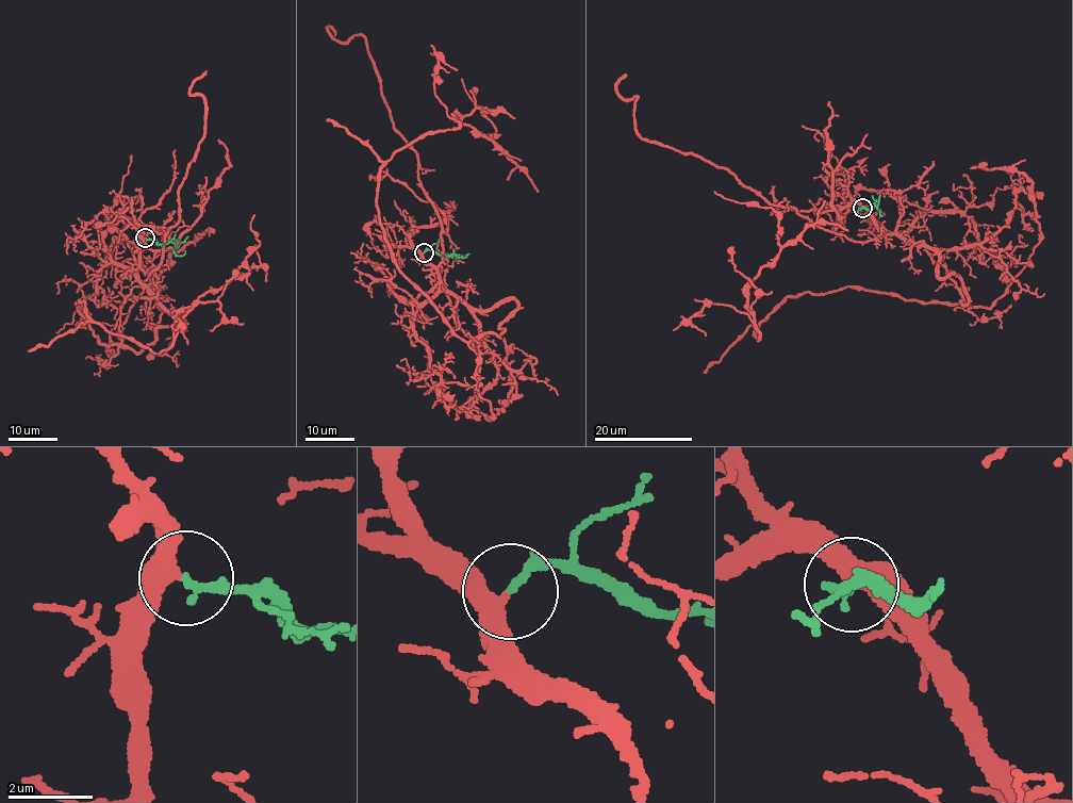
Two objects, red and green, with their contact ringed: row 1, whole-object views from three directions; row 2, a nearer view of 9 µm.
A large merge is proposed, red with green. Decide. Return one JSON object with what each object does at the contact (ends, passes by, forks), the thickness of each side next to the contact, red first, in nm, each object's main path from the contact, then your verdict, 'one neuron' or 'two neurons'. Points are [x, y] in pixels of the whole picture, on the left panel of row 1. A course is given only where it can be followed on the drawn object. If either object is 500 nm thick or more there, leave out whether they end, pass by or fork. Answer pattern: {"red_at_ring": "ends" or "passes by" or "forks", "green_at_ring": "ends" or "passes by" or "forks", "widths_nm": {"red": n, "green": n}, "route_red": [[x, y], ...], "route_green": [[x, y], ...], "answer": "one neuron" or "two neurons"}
{"red_at_ring": "passes by", "green_at_ring": "ends", "widths_nm": {"red": 360, "green": 200}, "route_red": [[145, 238], [142, 285], [120, 310], [121, 341], [99, 342], [76, 304], [155, 354], [260, 243], [254, 214]], "route_green": [[145, 238], [157, 239], [160, 244], [175, 244], [175, 255], [182, 256], [185, 250]], "answer": "one neuron"}

